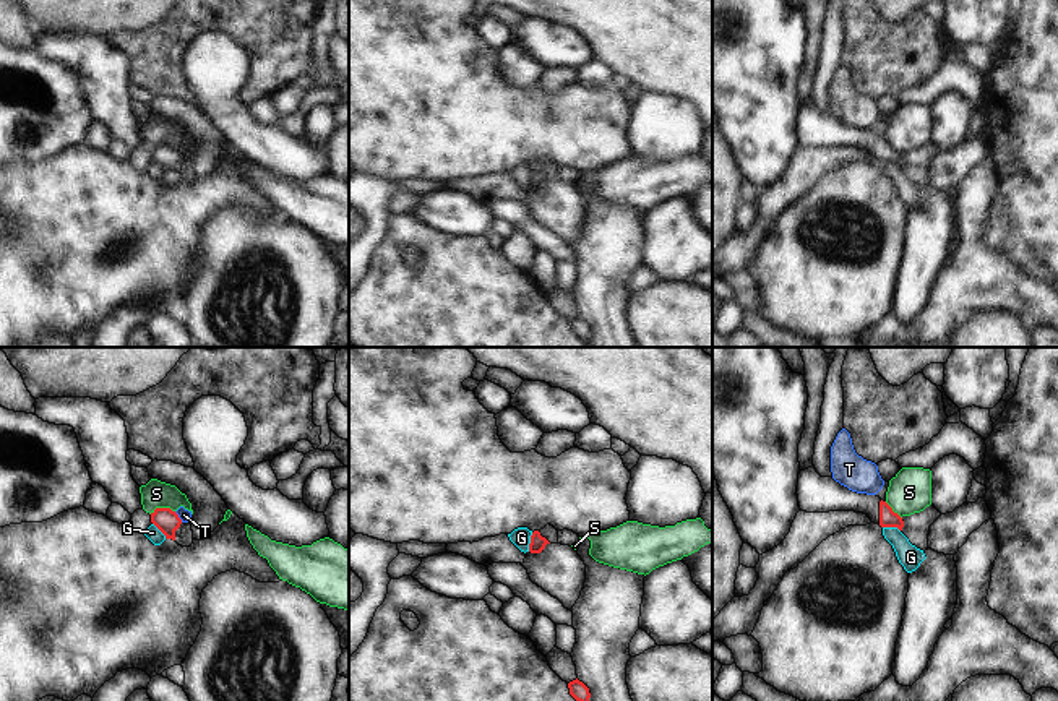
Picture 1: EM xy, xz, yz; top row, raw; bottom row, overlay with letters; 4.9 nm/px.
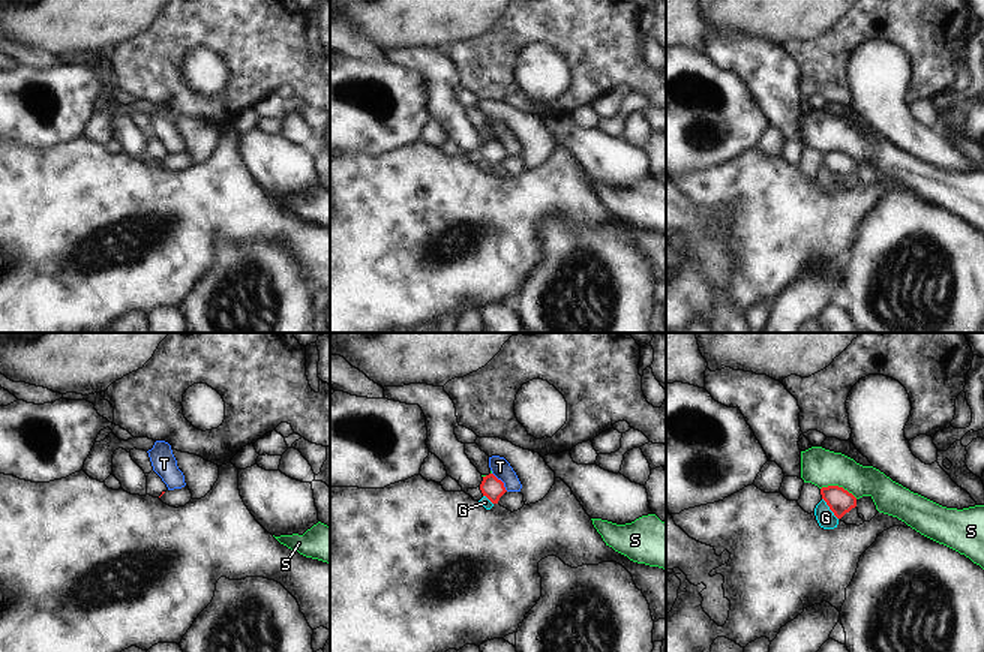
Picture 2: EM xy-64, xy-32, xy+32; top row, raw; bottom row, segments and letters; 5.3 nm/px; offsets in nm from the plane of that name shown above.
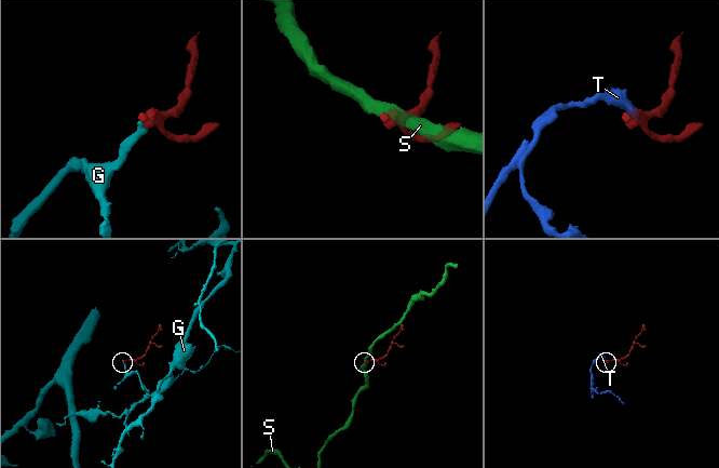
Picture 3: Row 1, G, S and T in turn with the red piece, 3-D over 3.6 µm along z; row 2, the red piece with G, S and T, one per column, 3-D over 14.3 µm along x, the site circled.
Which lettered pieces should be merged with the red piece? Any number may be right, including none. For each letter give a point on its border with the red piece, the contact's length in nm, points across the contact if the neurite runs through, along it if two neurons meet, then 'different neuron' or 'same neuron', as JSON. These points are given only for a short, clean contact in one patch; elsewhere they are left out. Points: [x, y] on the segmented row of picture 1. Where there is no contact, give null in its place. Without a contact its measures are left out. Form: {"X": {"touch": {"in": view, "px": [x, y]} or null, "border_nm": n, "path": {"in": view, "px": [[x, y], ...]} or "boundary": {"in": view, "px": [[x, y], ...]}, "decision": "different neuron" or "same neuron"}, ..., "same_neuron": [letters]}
{"G": {"touch": {"in": "xz", "px": [531, 542]}, "border_nm": 100, "boundary": {"in": "xz", "px": [[533, 533], [528, 550]]}, "decision": "different neuron"}, "S": {"touch": {"in": "xy", "px": [161, 508]}, "border_nm": 130, "boundary": {"in": "xy", "px": [[174, 510], [154, 508], [150, 513]]}, "decision": "different neuron"}, "T": {"touch": {"in": "xy", "px": [177, 516]}, "border_nm": 70, "boundary": {"in": "xy", "px": [[174, 511], [182, 521]]}, "decision": "different neuron"}, "same_neuron": []}

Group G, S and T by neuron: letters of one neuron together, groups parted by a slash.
G / S / T

